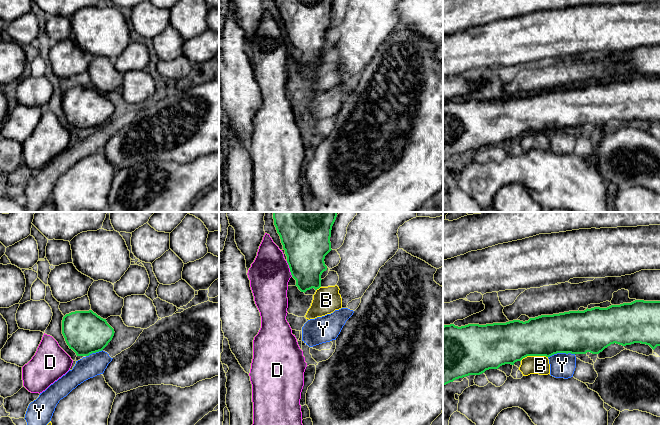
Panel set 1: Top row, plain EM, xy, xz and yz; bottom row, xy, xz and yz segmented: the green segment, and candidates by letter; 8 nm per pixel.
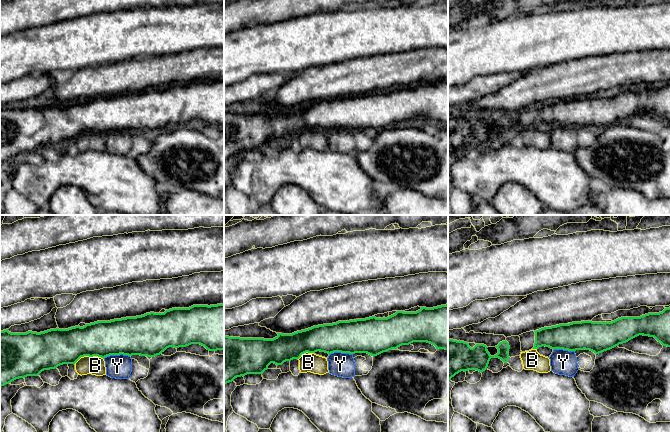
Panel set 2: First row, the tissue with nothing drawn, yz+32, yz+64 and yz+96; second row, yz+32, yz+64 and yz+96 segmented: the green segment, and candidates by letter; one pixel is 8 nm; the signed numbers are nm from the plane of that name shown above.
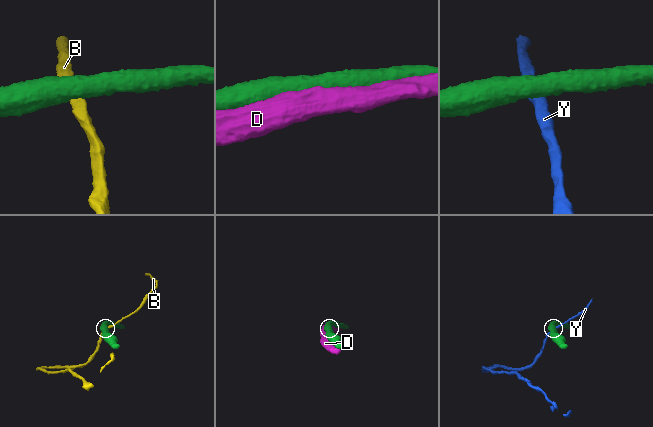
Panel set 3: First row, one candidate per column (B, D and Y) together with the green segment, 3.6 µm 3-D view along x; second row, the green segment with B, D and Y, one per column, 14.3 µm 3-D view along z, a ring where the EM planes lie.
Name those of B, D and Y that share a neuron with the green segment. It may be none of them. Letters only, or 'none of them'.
none of them

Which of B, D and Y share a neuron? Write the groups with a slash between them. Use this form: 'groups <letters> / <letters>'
groups B Y / D

